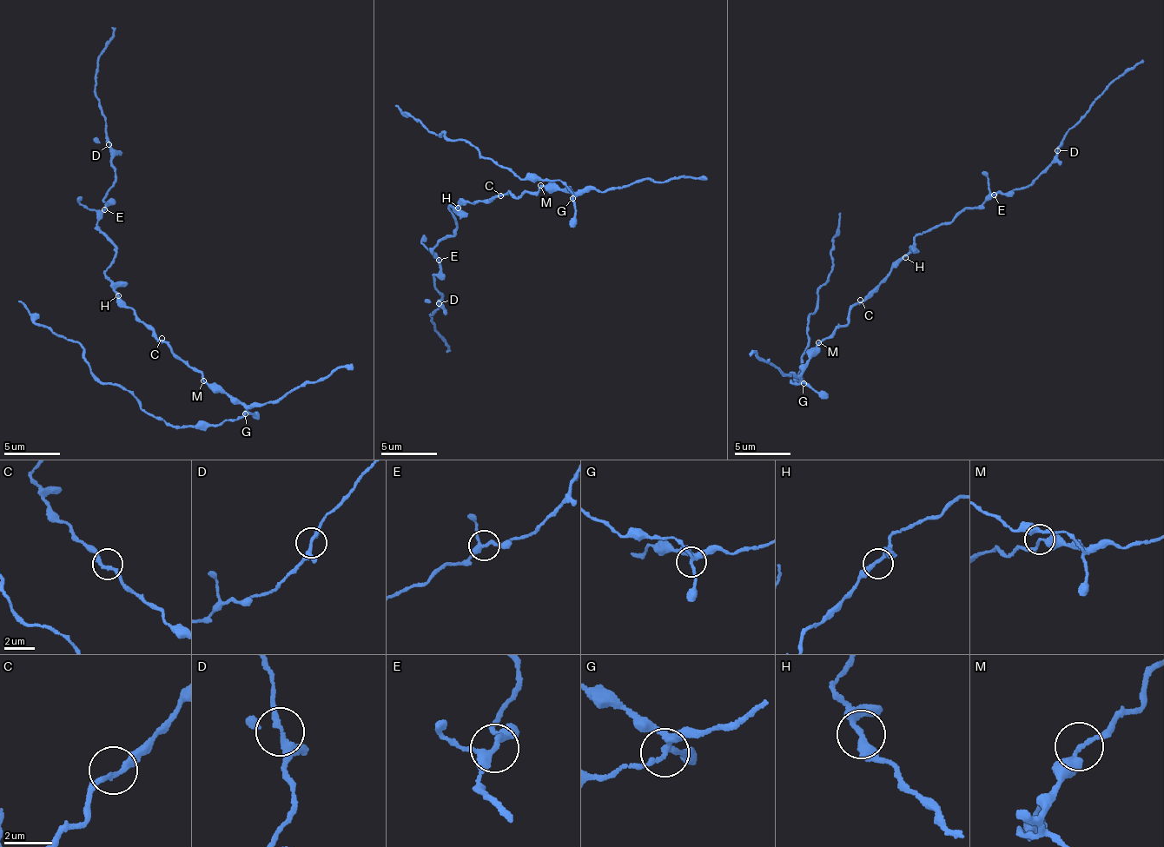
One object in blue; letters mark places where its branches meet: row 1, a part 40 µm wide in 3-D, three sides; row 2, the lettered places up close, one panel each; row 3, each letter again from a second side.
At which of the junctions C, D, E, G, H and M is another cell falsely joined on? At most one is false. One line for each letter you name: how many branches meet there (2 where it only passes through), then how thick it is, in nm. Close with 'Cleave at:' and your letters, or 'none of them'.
Cleave at: none of them

